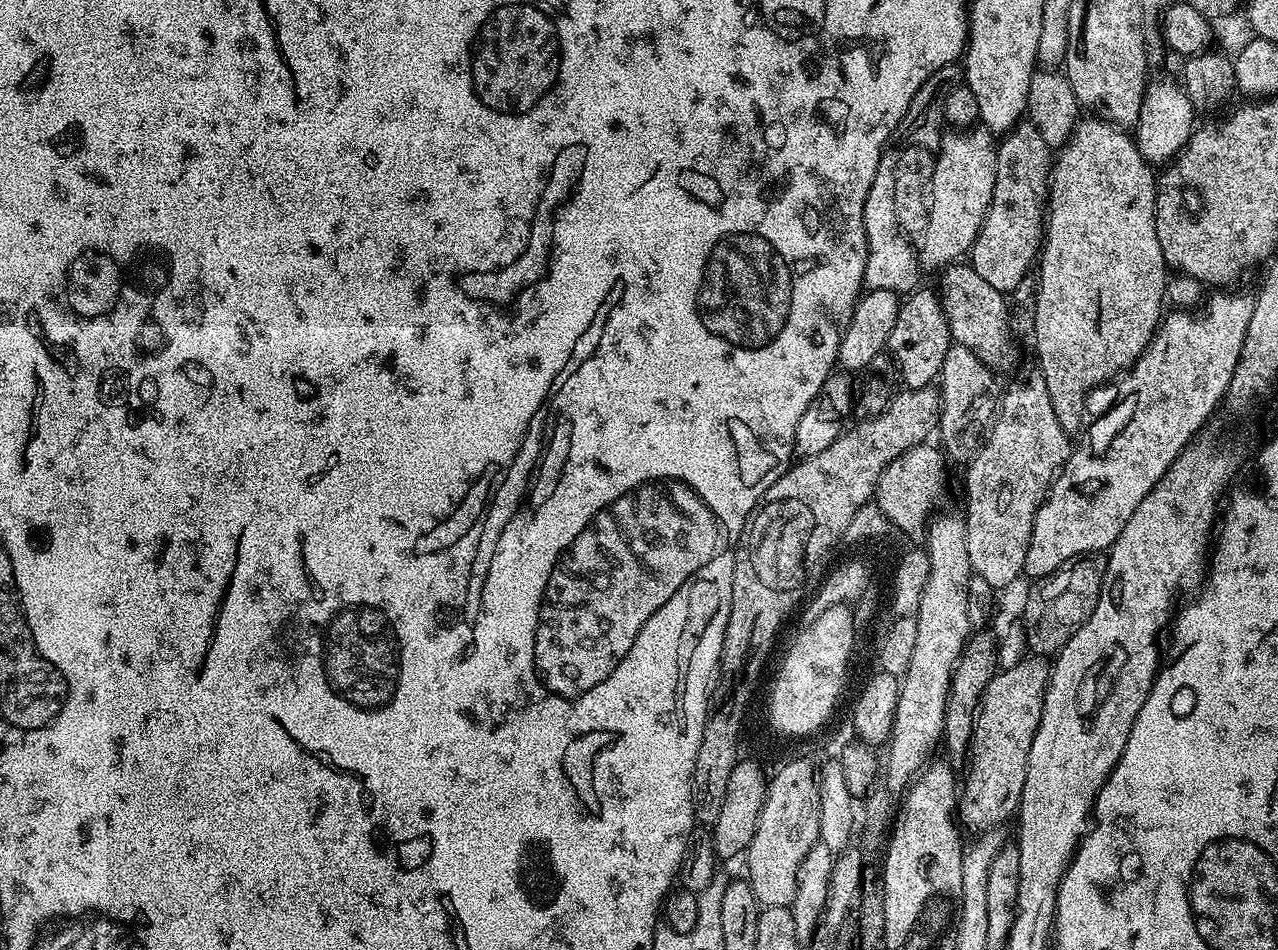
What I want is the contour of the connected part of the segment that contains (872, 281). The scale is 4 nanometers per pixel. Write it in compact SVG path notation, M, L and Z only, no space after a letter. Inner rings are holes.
M880 158L880 165L874 174L872 189L864 207L864 229L868 243L864 288L871 291L890 290L897 294L911 294L916 291L921 283L922 269L918 252L910 250L908 245L903 244L901 237L896 232L893 221L893 207L890 206L892 195L887 190L887 180L892 177L891 166L892 160L890 158Z

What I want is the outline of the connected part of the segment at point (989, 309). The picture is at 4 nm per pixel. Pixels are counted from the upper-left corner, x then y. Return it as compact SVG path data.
M953 262L939 273L939 295L942 297L944 313L950 326L950 334L955 343L966 346L993 373L1008 372L1020 360L1016 349L1017 337L1013 335L1010 304L1005 293L994 290L972 268L968 262Z

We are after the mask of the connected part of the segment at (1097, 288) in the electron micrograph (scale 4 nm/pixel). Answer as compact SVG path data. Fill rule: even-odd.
M1084 118L1077 123L1075 130L1072 131L1072 137L1063 148L1059 149L1052 165L1048 203L1046 205L1044 242L1038 257L1038 272L1040 268L1040 274L1038 273L1035 277L1037 313L1034 317L1033 334L1036 356L1040 359L1038 370L1044 376L1046 390L1050 390L1050 403L1054 406L1054 414L1058 414L1058 422L1069 434L1076 434L1081 431L1082 425L1085 423L1084 403L1087 402L1092 388L1106 383L1111 376L1117 375L1116 377L1119 377L1121 374L1127 373L1128 369L1136 363L1136 359L1148 349L1149 342L1156 335L1157 328L1160 327L1162 313L1166 308L1165 284L1170 277L1169 269L1164 262L1162 246L1158 242L1158 230L1156 229L1156 182L1158 176L1153 165L1142 158L1135 139L1125 129L1119 128L1117 124L1112 124L1108 120L1088 119L1092 120Z

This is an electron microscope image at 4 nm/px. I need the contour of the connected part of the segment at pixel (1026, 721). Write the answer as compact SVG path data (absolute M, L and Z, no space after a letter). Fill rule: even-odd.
M1029 655L1020 660L1018 666L1010 666L997 671L980 699L980 709L976 712L976 729L972 735L970 759L966 764L968 777L963 777L962 791L958 796L958 820L972 831L979 834L1001 827L1000 822L1015 813L1020 806L1022 786L1026 782L1026 762L1030 758L1030 742L1038 730L1042 718L1044 692L1048 689L1050 664L1047 659Z

